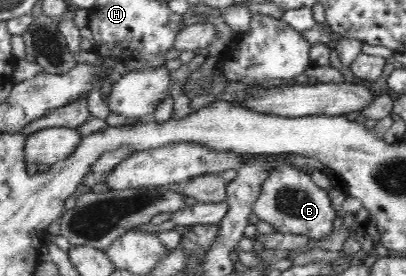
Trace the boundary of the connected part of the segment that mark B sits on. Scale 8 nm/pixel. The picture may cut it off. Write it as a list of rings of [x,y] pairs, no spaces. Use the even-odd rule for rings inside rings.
[[[280,164],[270,172],[261,186],[261,193],[254,202],[252,213],[260,220],[272,224],[276,232],[302,234],[315,241],[322,240],[332,232],[332,222],[337,217],[328,192],[316,186],[306,170],[290,164]]]

